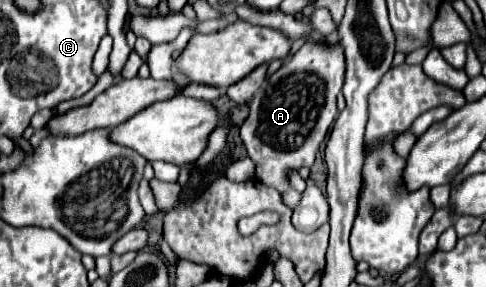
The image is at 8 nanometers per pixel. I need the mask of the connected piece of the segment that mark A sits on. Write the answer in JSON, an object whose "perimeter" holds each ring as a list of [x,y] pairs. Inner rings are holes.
{"perimeter":[[[305,42],[301,50],[255,92],[249,116],[241,124],[241,140],[257,166],[257,180],[265,184],[287,184],[287,170],[313,166],[319,144],[337,118],[335,98],[343,88],[343,80],[345,54],[339,42]]]}

